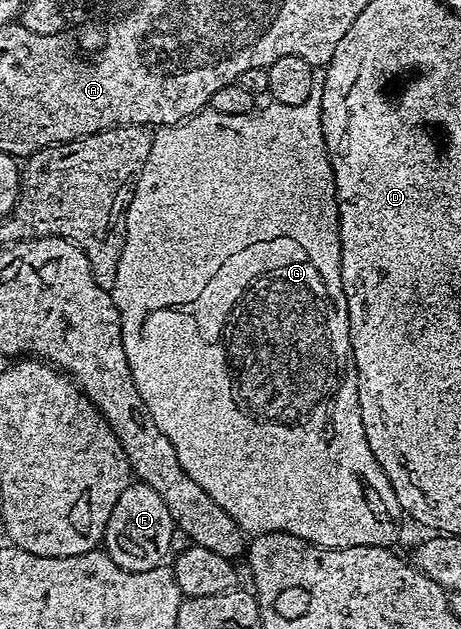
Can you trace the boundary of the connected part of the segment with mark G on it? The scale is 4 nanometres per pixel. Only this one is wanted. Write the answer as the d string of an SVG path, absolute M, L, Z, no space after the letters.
M314 94L299 106L283 106L270 103L269 108L254 111L247 116L235 114L219 114L212 110L199 112L188 120L172 126L165 126L153 137L151 154L147 154L147 166L143 166L143 174L137 178L133 190L133 200L127 210L127 238L123 246L123 258L119 258L119 274L115 278L115 286L111 289L113 301L121 315L121 333L123 334L123 350L127 354L127 366L131 366L131 378L135 378L135 386L139 386L139 394L143 394L143 402L147 402L147 410L151 410L151 418L159 422L159 430L171 438L171 446L175 446L175 454L179 454L179 462L183 470L231 518L246 534L262 532L286 532L295 534L312 544L324 548L350 548L351 546L379 546L384 548L392 545L397 536L397 527L403 521L403 513L399 506L399 498L395 498L395 490L391 490L391 482L387 474L375 462L375 454L371 454L371 446L367 446L367 434L363 434L363 418L359 414L359 390L357 389L357 371L353 368L353 351L349 337L349 315L347 314L347 298L343 294L341 281L341 243L339 242L339 222L337 221L337 195L329 155L325 149L323 126L321 125L321 97Z

